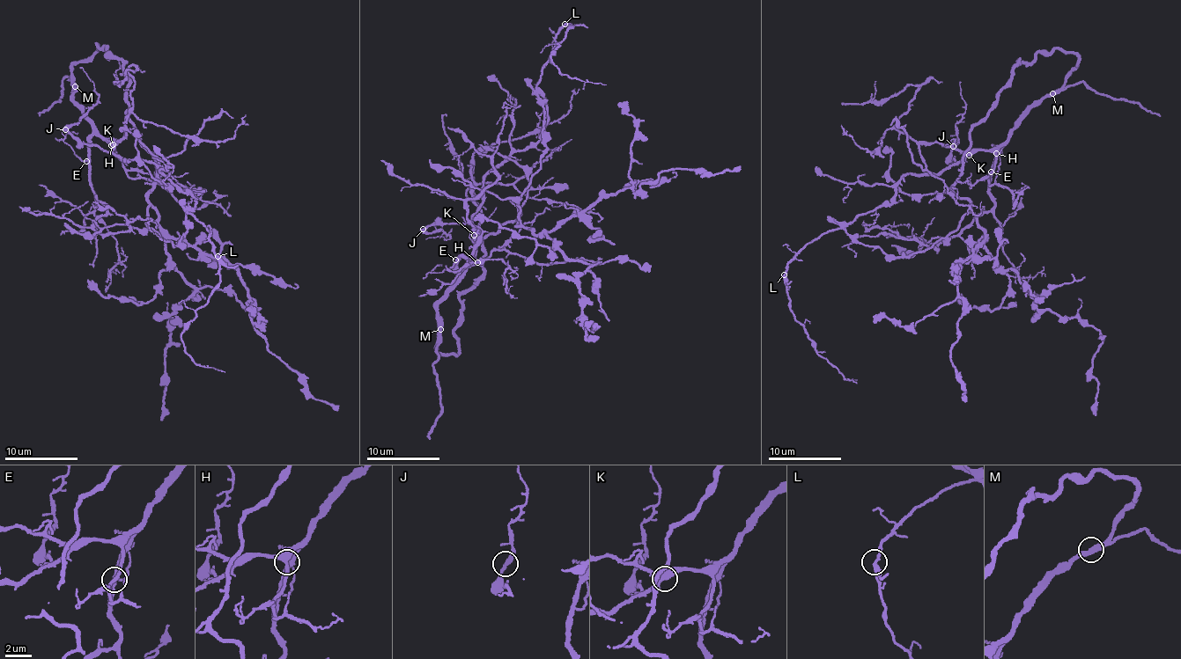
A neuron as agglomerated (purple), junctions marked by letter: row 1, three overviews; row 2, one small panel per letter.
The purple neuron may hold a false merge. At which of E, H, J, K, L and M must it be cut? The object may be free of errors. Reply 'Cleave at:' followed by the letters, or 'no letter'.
Cleave at: no letter

